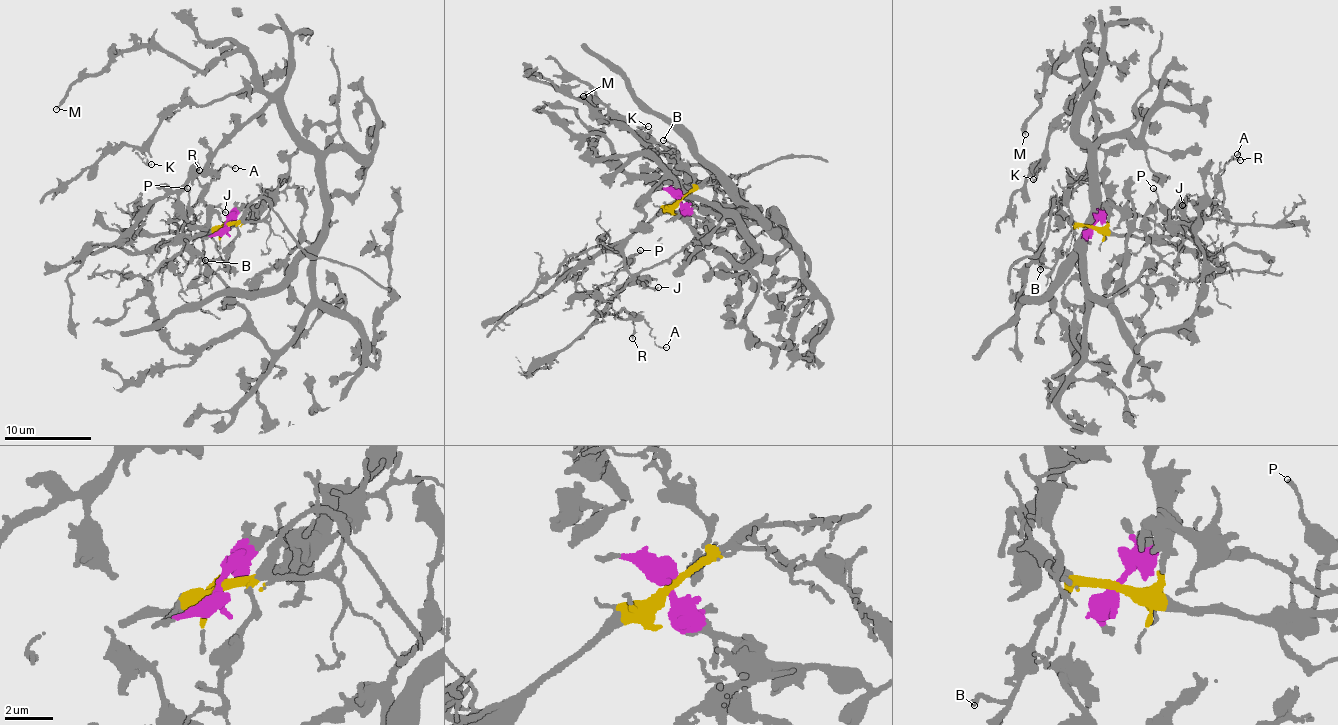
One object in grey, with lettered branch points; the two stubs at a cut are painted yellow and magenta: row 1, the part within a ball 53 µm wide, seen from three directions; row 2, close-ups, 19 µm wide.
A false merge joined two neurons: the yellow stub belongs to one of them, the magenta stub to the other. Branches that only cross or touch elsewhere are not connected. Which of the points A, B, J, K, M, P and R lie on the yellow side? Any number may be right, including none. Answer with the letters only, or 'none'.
A, B, J, P, R

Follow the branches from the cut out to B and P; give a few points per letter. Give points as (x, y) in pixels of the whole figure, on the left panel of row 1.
B: (226, 225), (237, 225), (235, 241), (222, 262), (219, 259), (205, 261)
P: (226, 225), (187, 238), (182, 232), (190, 201), (188, 188)

